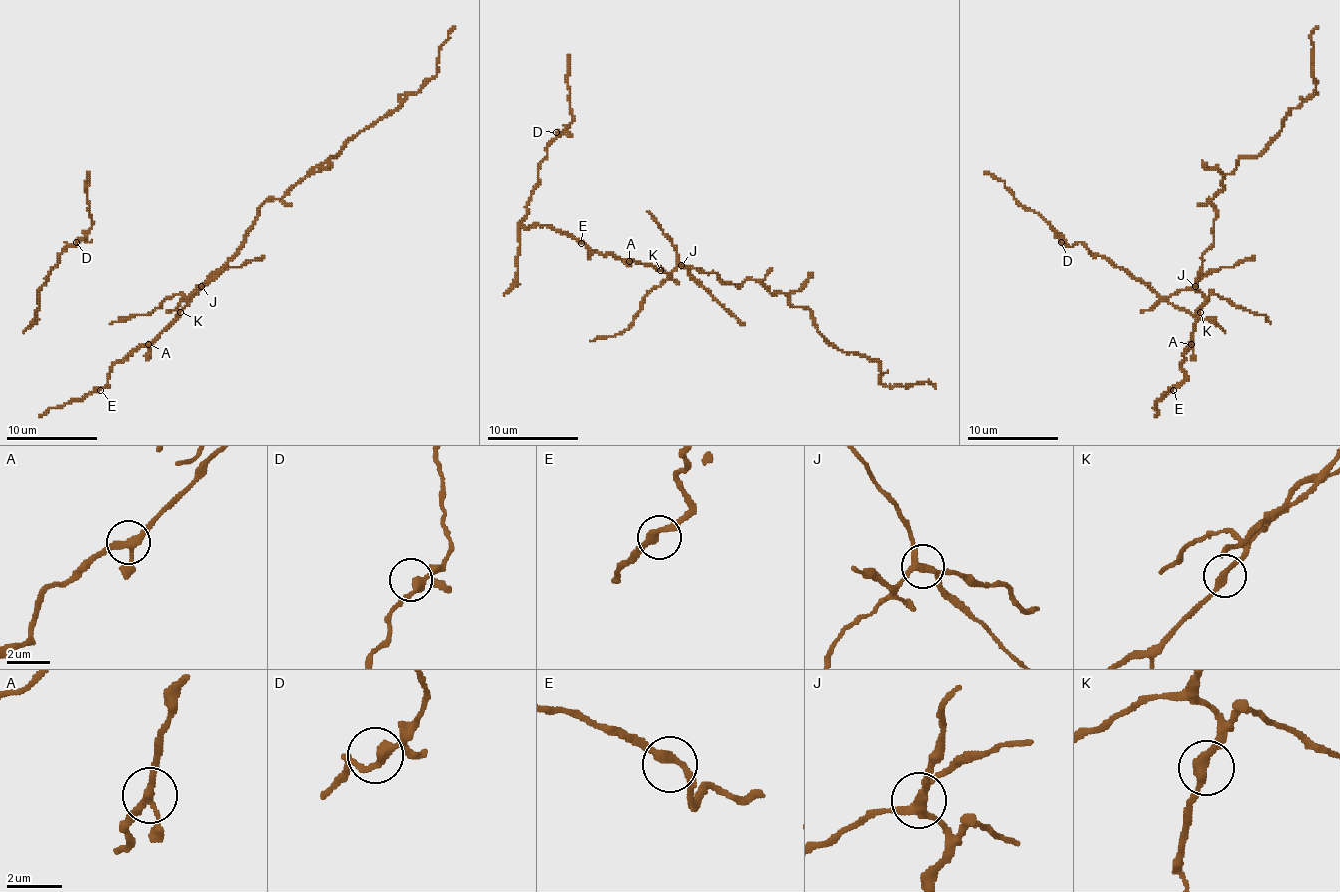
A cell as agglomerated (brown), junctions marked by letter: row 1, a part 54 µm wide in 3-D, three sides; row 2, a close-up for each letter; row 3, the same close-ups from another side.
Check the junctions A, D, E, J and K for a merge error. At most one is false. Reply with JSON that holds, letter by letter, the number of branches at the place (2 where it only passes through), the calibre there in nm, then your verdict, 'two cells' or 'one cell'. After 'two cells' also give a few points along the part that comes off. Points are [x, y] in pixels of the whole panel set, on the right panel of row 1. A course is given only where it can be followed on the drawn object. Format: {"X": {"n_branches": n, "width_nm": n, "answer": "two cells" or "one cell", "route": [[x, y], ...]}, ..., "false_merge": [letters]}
{"A": {"n_branches": 3, "width_nm": 240, "answer": "one cell"}, "D": {"n_branches": 2, "width_nm": 320, "answer": "one cell"}, "E": {"n_branches": 2, "width_nm": 320, "answer": "one cell"}, "J": {"n_branches": 4, "width_nm": 280, "answer": "two cells", "route": [[1195, 285], [1207, 274], [1254, 256]]}, "K": {"n_branches": 2, "width_nm": 300, "answer": "one cell"}, "false_merge": ["J"]}

